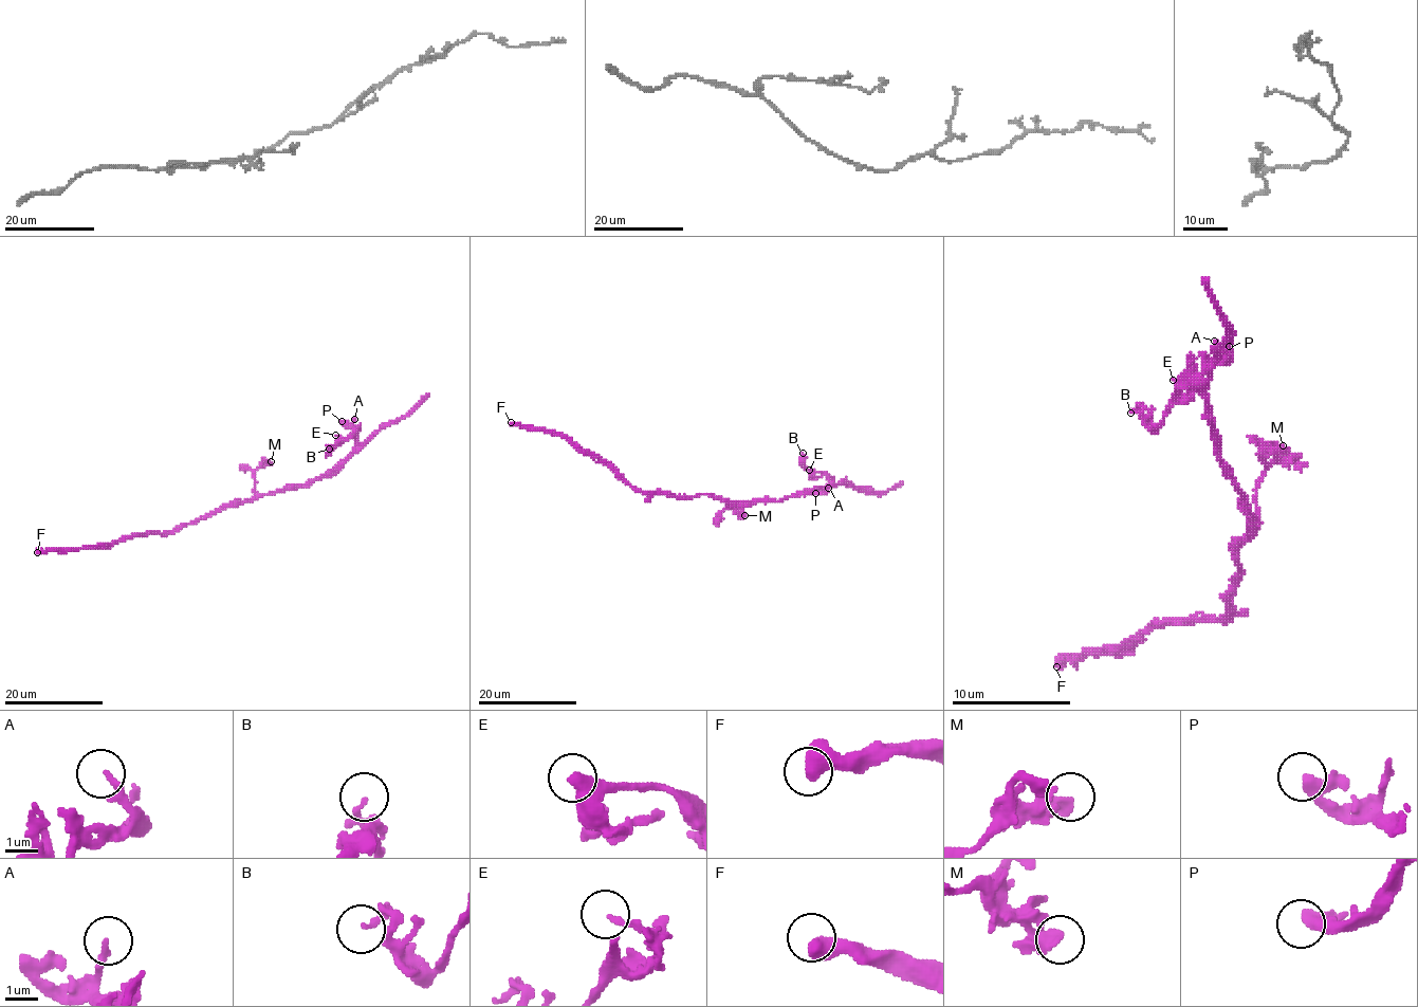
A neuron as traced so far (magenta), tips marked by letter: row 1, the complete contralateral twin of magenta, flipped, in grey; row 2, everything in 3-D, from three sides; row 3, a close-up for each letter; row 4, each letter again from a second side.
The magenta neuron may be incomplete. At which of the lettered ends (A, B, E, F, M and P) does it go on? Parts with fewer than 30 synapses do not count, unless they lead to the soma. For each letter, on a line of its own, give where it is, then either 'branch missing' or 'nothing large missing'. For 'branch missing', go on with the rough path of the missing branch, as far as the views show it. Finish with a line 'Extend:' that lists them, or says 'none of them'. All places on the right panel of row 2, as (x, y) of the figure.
A: at (1214, 341); nothing large missing
B: at (1130, 413); nothing large missing
E: at (1173, 380); nothing large missing
F: at (1056, 666); nothing large missing
M: at (1283, 445); nothing large missing
P: at (1229, 346); nothing large missing
Extend: none of them

